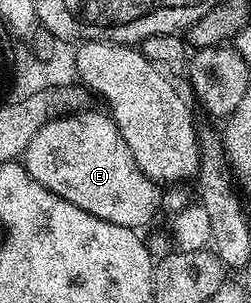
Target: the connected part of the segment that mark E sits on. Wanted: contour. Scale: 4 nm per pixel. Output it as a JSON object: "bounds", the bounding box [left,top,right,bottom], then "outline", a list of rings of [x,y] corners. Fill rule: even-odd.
{"bounds":[25,108,162,231],"outline":[[[86,108],[45,122],[25,148],[25,168],[68,204],[76,204],[76,208],[84,208],[84,212],[92,212],[100,220],[141,231],[158,214],[162,202],[159,183],[138,167],[109,113],[101,113]]]}

